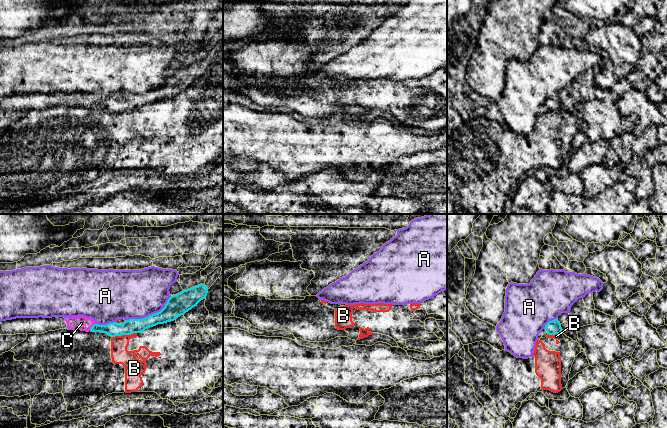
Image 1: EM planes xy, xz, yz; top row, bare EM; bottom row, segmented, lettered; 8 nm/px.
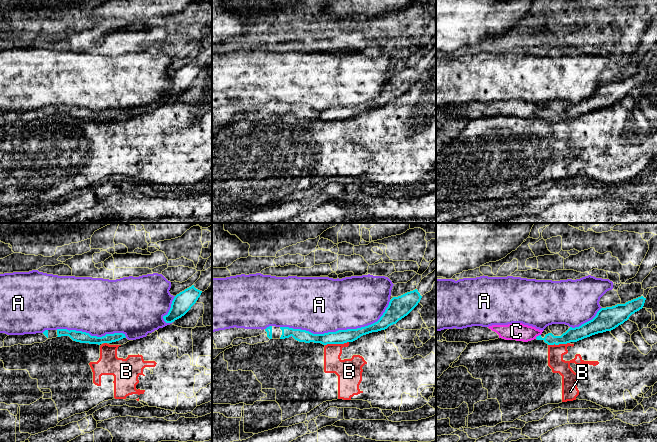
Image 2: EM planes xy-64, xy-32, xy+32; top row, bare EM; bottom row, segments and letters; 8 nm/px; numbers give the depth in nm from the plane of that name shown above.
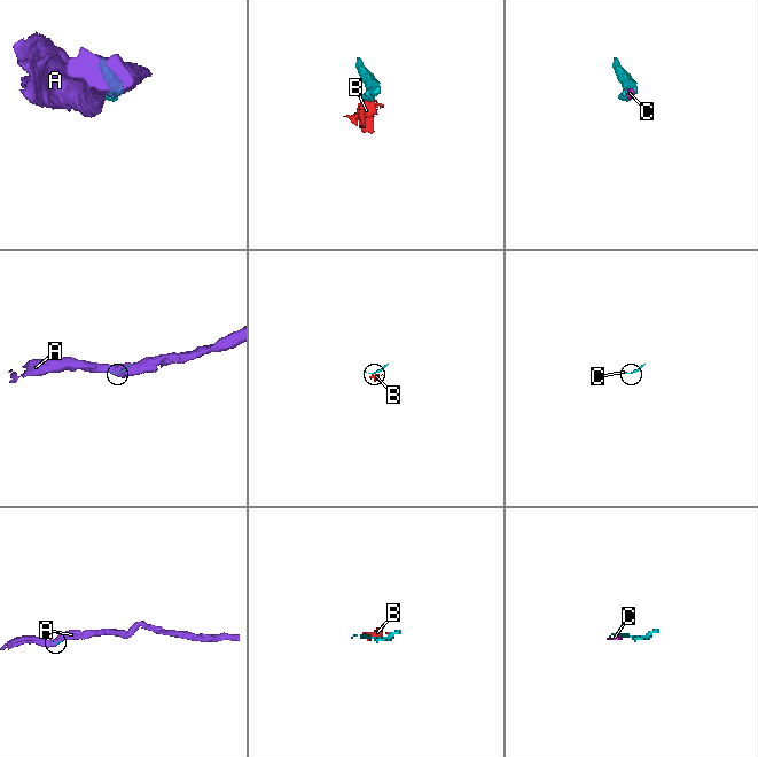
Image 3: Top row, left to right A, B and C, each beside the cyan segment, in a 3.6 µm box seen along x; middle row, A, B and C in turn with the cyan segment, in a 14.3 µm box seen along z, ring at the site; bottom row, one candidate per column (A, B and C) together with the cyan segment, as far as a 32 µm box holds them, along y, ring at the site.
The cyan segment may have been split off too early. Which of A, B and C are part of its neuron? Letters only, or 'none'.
C

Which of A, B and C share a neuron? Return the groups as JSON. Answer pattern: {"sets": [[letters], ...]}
{"sets": [["A"], ["B"], ["C"]]}

